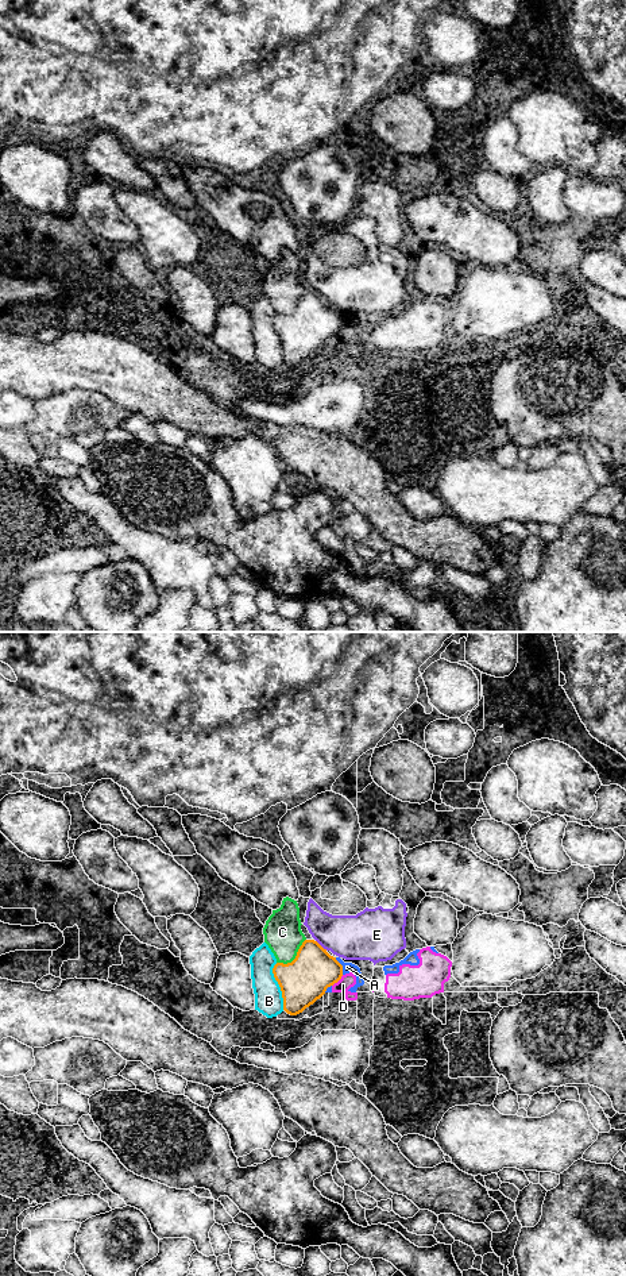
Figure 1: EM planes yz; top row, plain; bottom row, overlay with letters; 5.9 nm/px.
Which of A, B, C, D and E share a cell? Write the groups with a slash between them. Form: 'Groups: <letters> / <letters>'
Groups: A D / B / C / E

